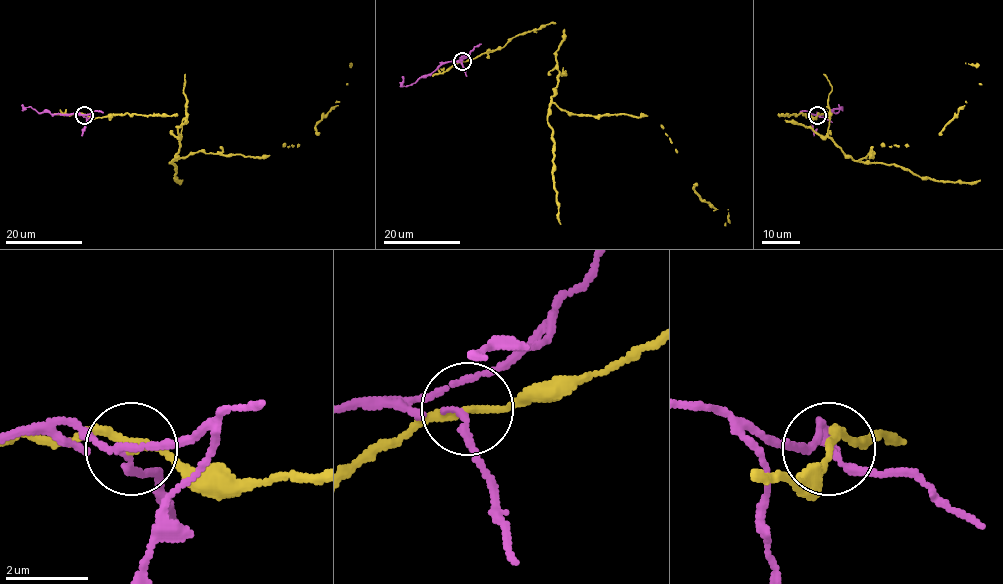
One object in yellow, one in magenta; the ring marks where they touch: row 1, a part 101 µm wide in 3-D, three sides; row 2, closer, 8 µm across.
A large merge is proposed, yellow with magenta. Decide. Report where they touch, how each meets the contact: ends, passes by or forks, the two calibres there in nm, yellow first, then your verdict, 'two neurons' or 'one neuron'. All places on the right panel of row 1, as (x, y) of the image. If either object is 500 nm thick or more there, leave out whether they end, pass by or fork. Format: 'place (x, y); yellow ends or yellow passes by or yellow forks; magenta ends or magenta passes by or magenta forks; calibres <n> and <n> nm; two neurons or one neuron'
place (817, 115); yellow passes by; magenta forks; calibres 190 and 110 nm; two neurons

